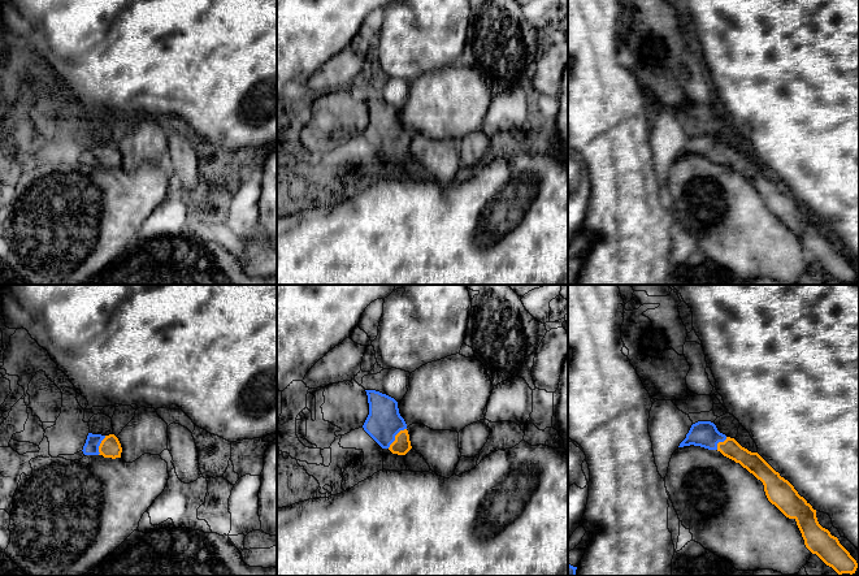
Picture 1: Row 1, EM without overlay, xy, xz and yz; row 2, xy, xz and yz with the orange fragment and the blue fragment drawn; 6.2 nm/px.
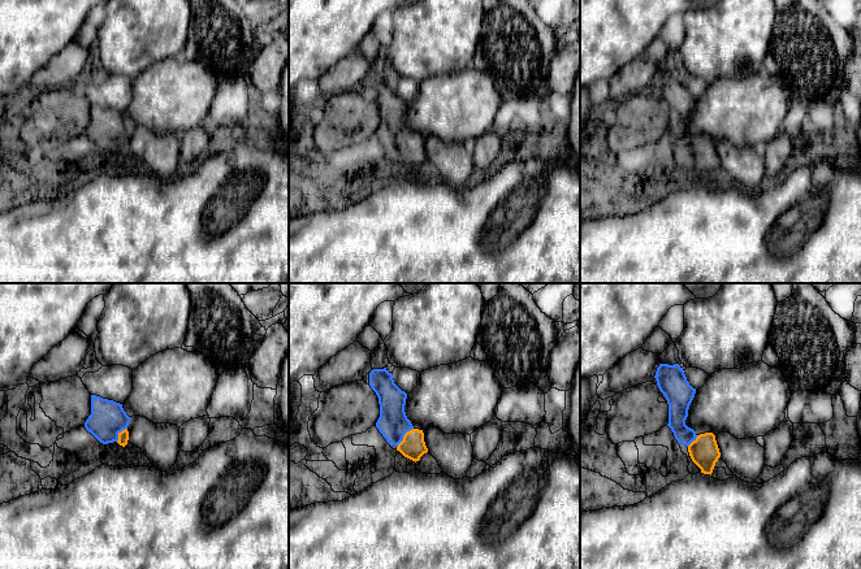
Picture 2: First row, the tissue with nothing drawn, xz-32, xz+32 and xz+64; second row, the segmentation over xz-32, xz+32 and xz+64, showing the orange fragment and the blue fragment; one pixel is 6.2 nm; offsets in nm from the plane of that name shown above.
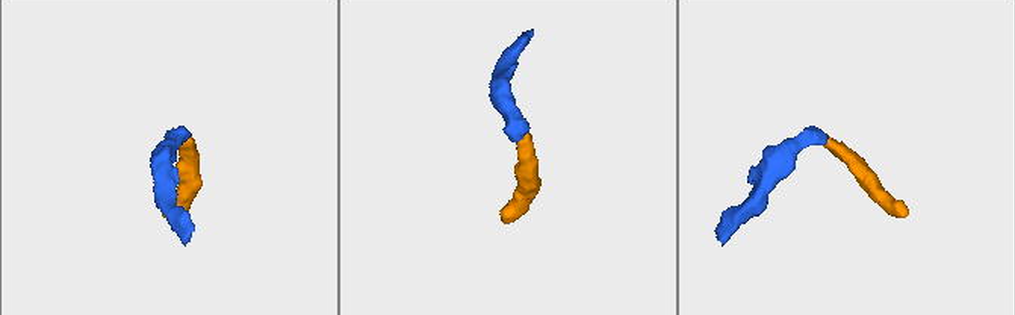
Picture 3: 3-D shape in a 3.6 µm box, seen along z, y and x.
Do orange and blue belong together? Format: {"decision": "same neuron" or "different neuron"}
{"decision": "same neuron"}

